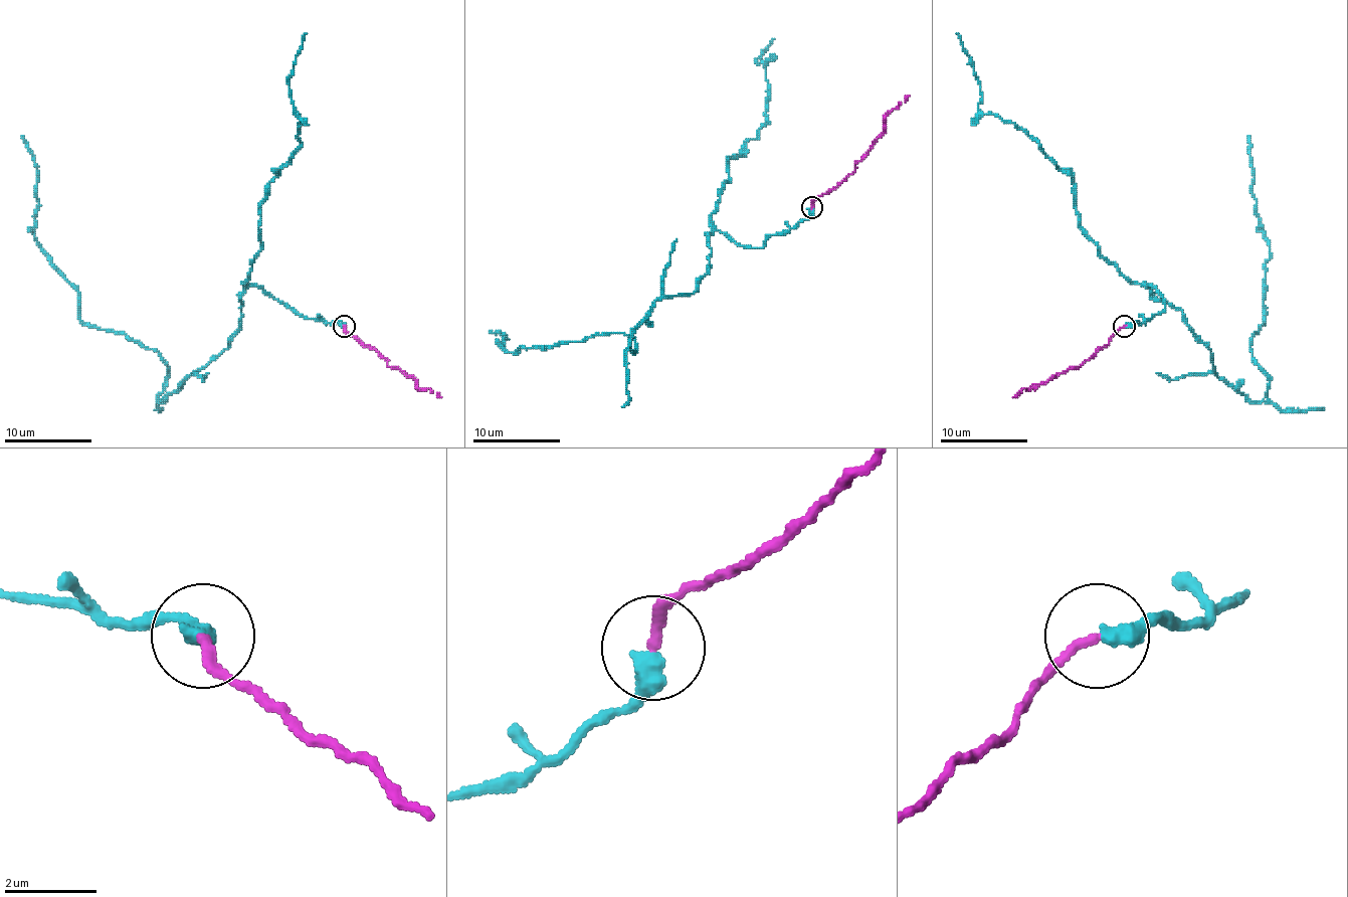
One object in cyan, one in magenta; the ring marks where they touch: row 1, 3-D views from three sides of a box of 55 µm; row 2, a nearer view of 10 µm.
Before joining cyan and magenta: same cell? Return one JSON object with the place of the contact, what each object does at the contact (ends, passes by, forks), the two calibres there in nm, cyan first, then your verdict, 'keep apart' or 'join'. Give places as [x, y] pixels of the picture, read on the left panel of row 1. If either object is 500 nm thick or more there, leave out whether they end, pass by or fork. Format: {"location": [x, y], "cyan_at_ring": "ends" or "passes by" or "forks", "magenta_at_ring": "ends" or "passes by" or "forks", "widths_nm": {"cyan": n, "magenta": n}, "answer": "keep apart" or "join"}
{"location": [344, 326], "cyan_at_ring": "ends", "magenta_at_ring": "ends", "widths_nm": {"cyan": 460, "magenta": 200}, "answer": "join"}

